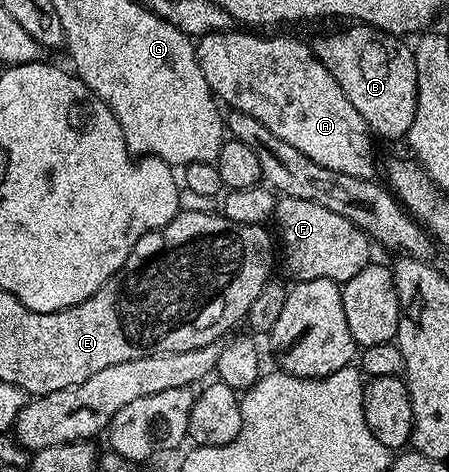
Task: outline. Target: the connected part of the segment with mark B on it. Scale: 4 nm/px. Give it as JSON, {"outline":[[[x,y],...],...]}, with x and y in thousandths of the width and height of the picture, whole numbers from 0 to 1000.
{"outline":[[[795,47],[784,55],[788,59],[768,59],[744,76],[715,76],[695,87],[699,114],[737,148],[755,182],[764,182],[764,199],[773,199],[782,225],[808,242],[824,280],[866,297],[909,290],[929,222],[931,121],[920,121],[918,106],[891,76],[829,59],[824,51]]]}

